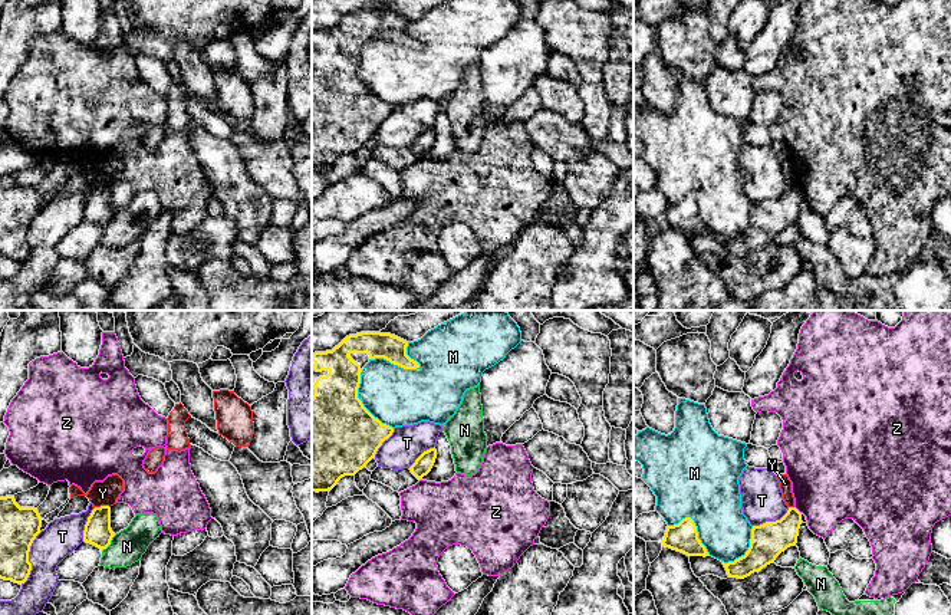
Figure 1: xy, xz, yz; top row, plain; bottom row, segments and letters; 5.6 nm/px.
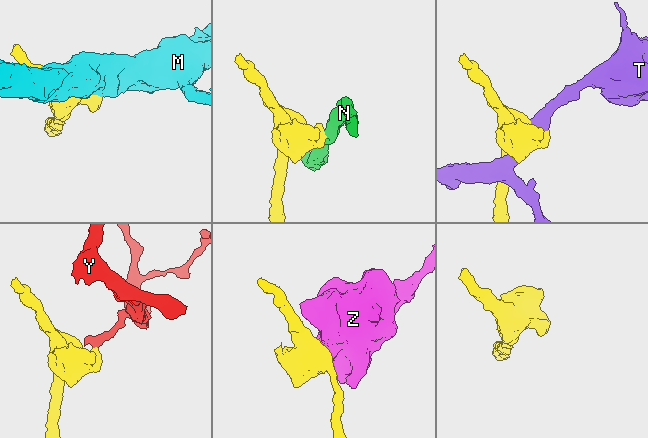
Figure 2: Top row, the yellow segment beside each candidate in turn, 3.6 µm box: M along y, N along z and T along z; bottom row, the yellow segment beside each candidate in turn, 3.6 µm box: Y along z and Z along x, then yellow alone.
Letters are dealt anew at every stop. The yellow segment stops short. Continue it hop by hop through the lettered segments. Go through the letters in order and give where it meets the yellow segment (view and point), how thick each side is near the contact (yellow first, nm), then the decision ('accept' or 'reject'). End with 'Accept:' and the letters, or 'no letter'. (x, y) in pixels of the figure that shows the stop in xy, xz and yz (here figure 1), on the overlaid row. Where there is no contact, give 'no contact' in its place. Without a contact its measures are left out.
M: xz (395, 364) | 140/320 nm | reject
N: xy (109, 543) | 150/190 nm | reject
T: xy (28, 559) | 220/200 nm | reject
Y: xy (102, 506) | 150/140 nm | reject
Z: yz (798, 510) | 190/440 nm | reject
Accept: no letter

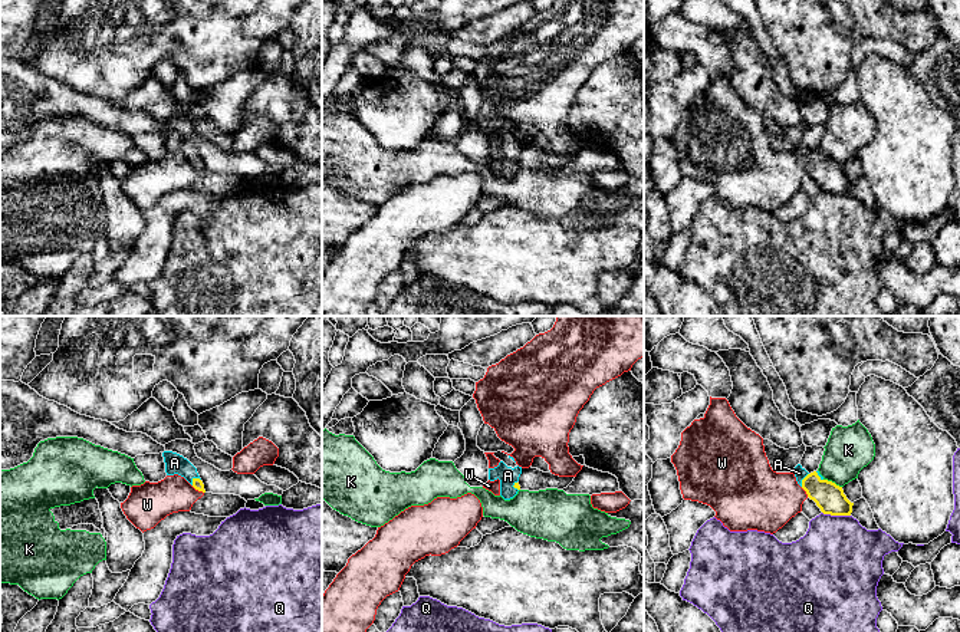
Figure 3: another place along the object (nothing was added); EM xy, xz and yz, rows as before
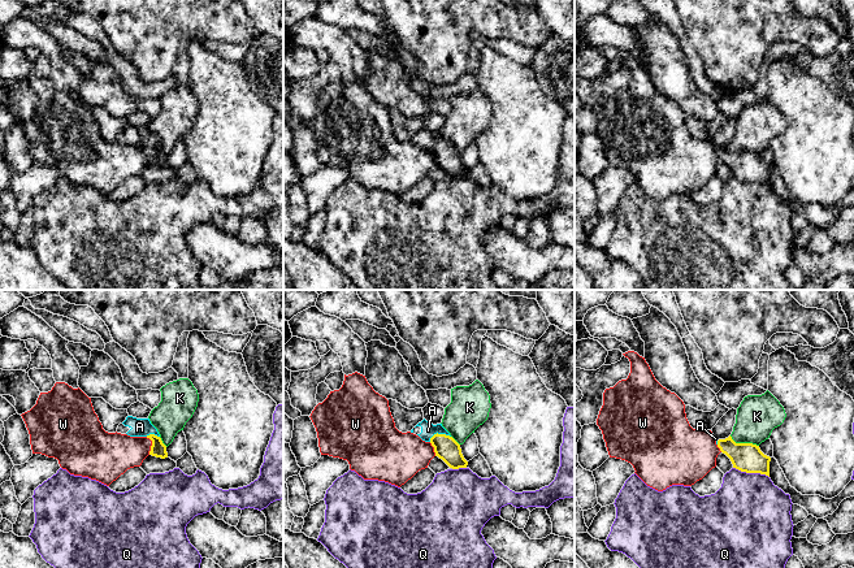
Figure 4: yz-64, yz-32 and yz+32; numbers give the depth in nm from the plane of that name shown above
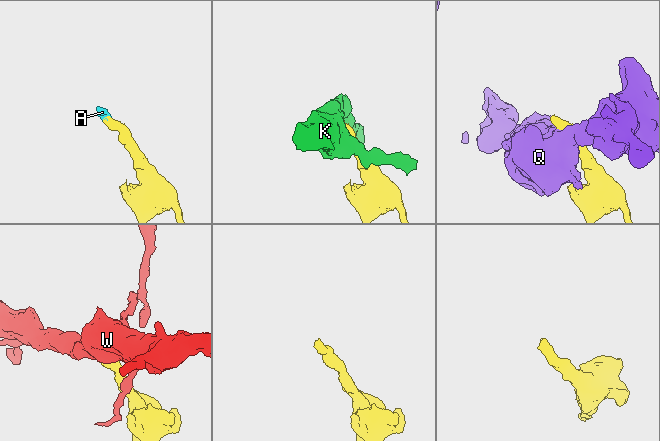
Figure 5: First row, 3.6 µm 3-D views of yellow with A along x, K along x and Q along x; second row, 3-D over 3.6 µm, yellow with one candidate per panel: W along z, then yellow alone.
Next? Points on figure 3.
A: xy (194, 479) | 60/110 nm | accept
K: yz (832, 483) | 160/260 nm | reject
Q: yz (837, 514) | 160/460 nm | reject
W: xy (197, 489) | 60/200 nm | reject
Accept: A

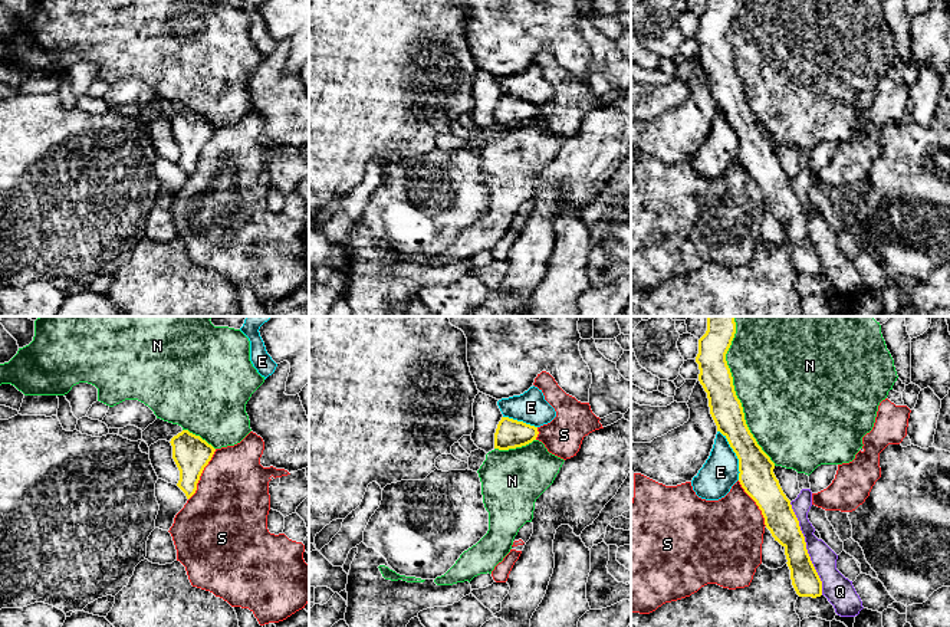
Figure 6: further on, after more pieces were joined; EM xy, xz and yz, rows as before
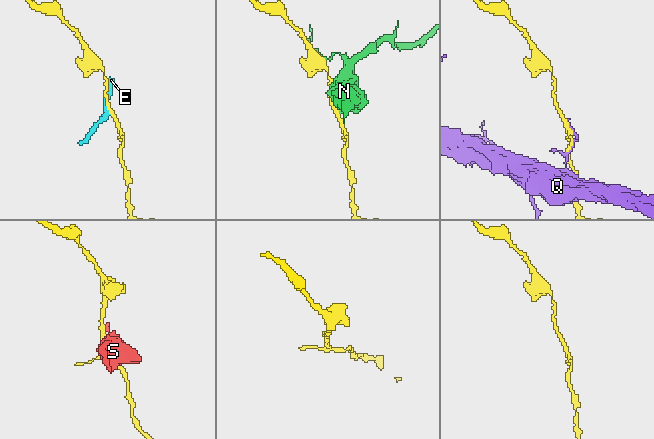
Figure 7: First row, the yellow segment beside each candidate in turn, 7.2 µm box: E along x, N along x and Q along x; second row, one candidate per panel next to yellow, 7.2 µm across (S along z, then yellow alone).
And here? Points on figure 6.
E: yz (736, 455) | 200/200 nm | reject
N: yz (735, 391) | 180/500 nm | reject
Q: yz (805, 548) | 180/140 nm | reject
S: xy (200, 475) | 200/420 nm | reject
Accept: no letter

